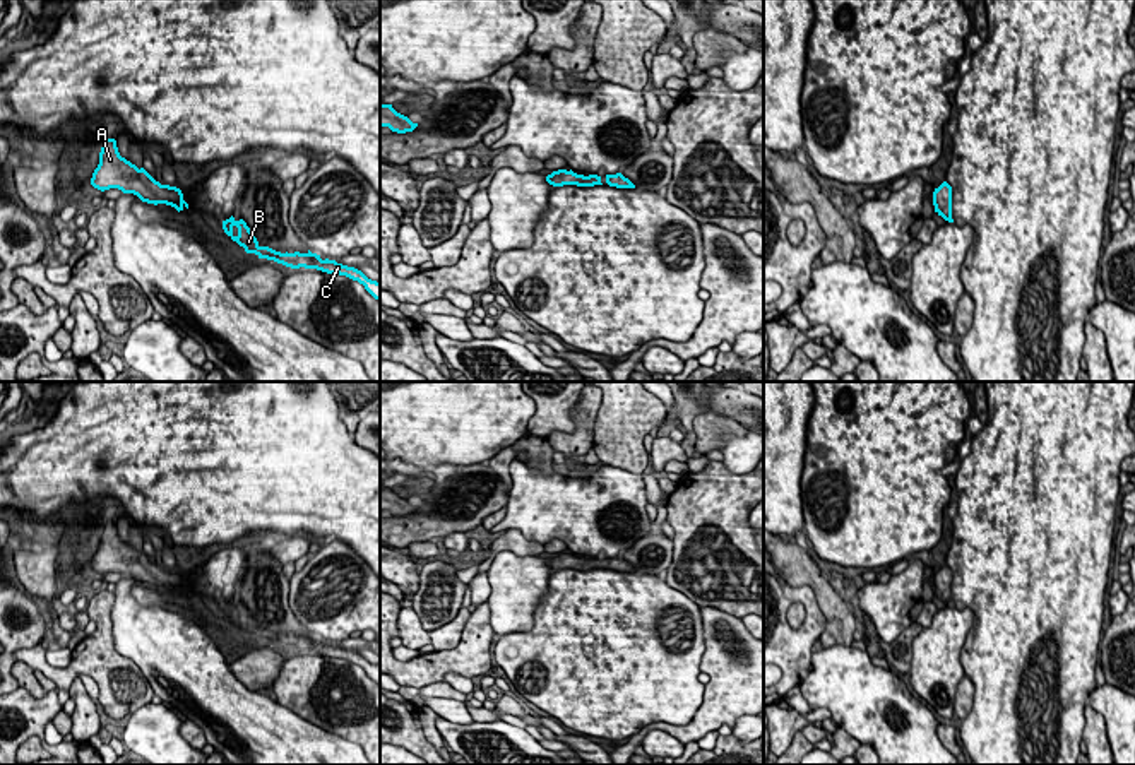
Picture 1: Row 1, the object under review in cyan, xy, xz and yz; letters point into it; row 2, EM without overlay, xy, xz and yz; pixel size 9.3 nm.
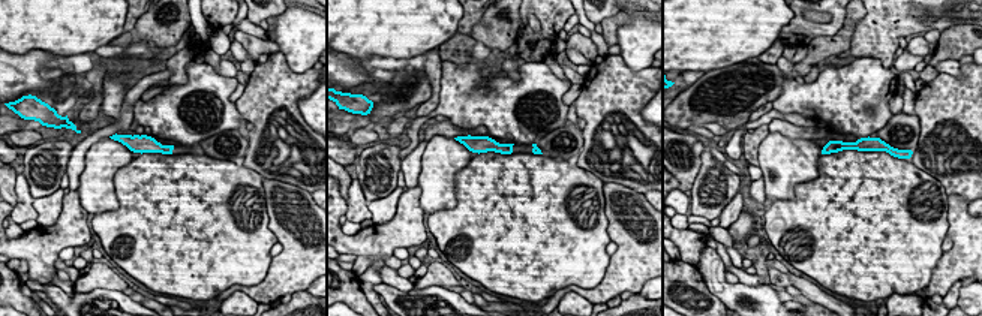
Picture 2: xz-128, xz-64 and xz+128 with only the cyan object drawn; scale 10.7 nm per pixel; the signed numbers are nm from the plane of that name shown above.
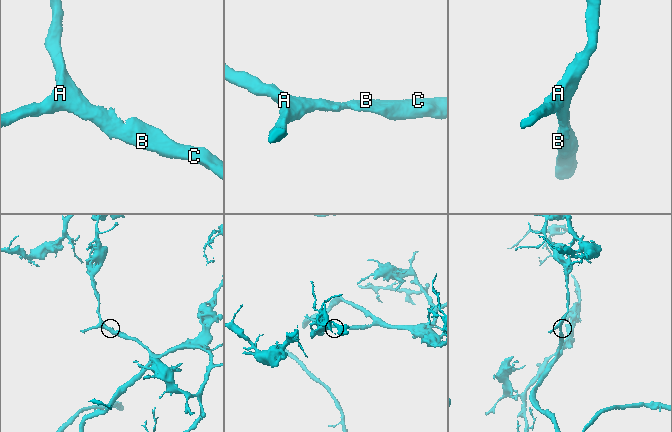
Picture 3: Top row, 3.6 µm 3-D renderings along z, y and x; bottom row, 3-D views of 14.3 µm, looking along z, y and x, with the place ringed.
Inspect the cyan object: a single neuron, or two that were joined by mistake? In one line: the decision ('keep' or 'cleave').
keep

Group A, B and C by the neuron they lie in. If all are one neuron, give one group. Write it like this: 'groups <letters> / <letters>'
groups A B C

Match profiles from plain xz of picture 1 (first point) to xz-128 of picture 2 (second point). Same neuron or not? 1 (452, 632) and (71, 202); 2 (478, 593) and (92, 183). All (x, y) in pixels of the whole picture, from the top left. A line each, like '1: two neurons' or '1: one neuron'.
1: two neurons
2: two neurons

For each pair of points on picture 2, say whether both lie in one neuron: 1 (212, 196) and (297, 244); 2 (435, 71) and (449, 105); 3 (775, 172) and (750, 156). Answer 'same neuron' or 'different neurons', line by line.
1: different neurons
2: different neurons
3: different neurons

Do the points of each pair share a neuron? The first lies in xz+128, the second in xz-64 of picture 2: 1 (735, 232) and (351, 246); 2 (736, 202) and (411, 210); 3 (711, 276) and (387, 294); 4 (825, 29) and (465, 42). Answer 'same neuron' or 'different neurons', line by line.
1: same neuron
2: different neurons
3: same neuron
4: different neurons

